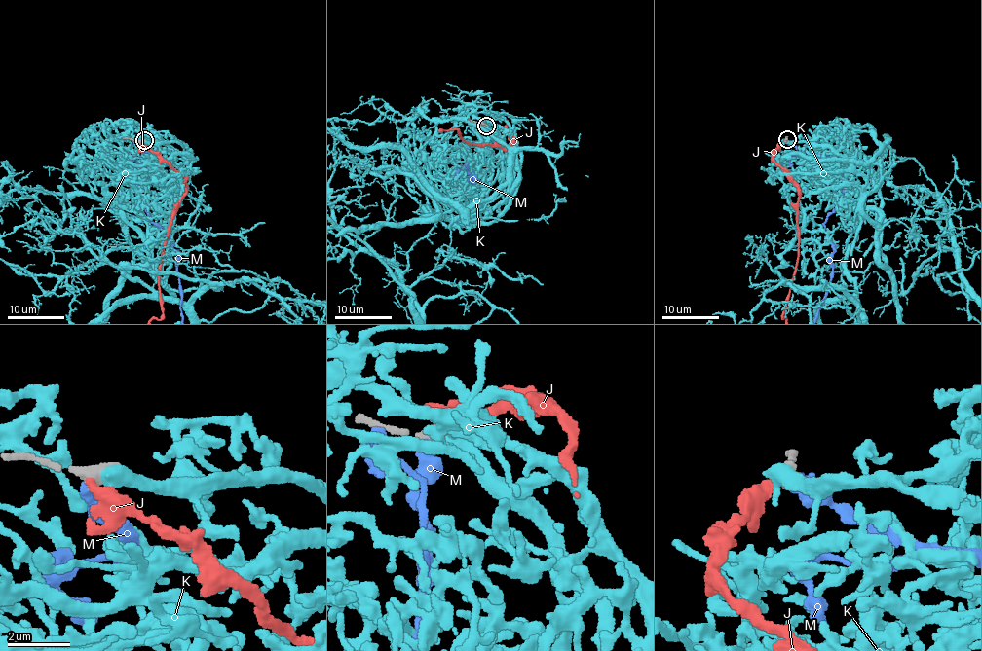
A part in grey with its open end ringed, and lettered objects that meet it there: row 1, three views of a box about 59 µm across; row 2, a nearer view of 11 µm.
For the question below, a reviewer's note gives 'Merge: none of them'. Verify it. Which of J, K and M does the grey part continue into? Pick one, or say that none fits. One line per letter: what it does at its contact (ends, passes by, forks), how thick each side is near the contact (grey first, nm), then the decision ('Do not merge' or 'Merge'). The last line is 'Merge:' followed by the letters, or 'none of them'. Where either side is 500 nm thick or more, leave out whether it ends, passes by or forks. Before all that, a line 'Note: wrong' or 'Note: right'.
Note: right
J: Thickness 500 nm (grey) against 320 nm. Do not merge
K: Thickness 500 nm (grey) against 600 nm. Do not merge
M: Thickness 500 nm (grey) against 500 nm. Do not merge
Merge: none of them

